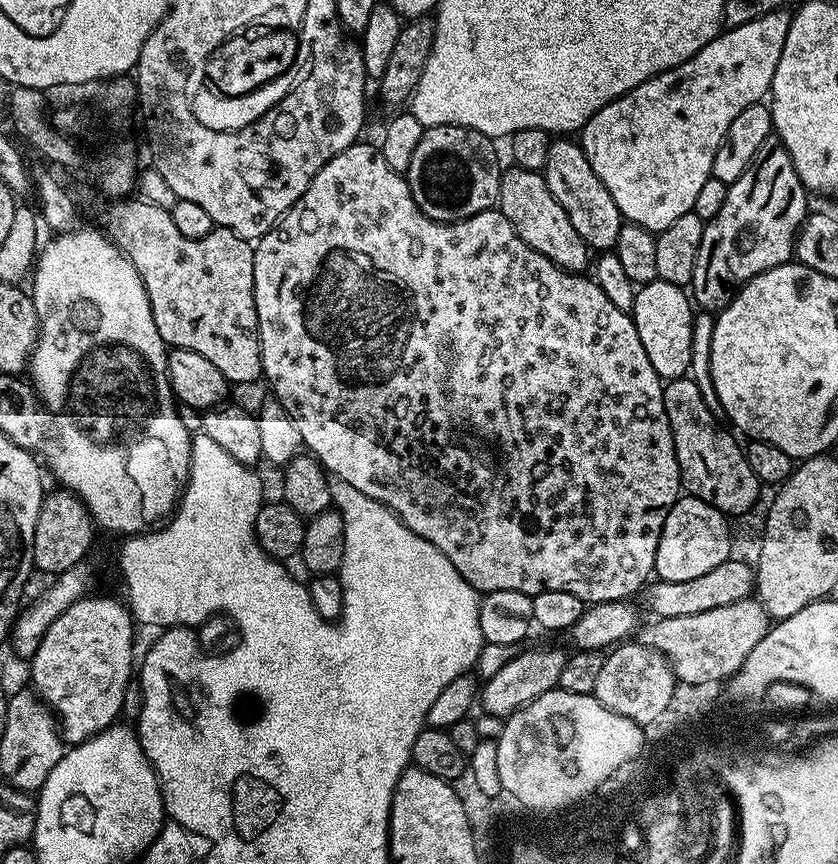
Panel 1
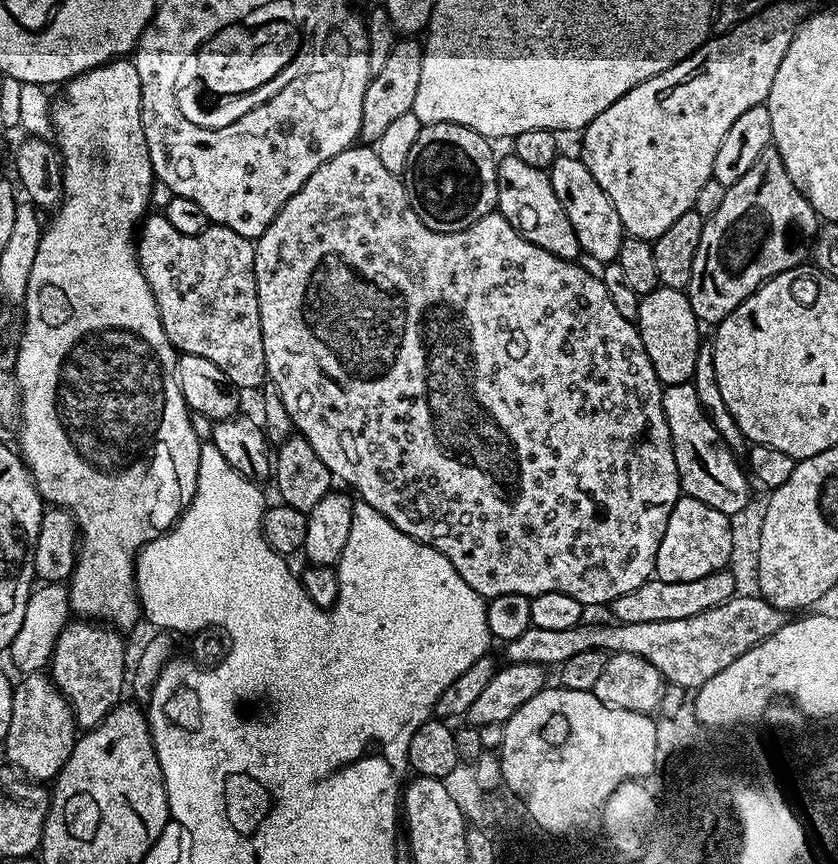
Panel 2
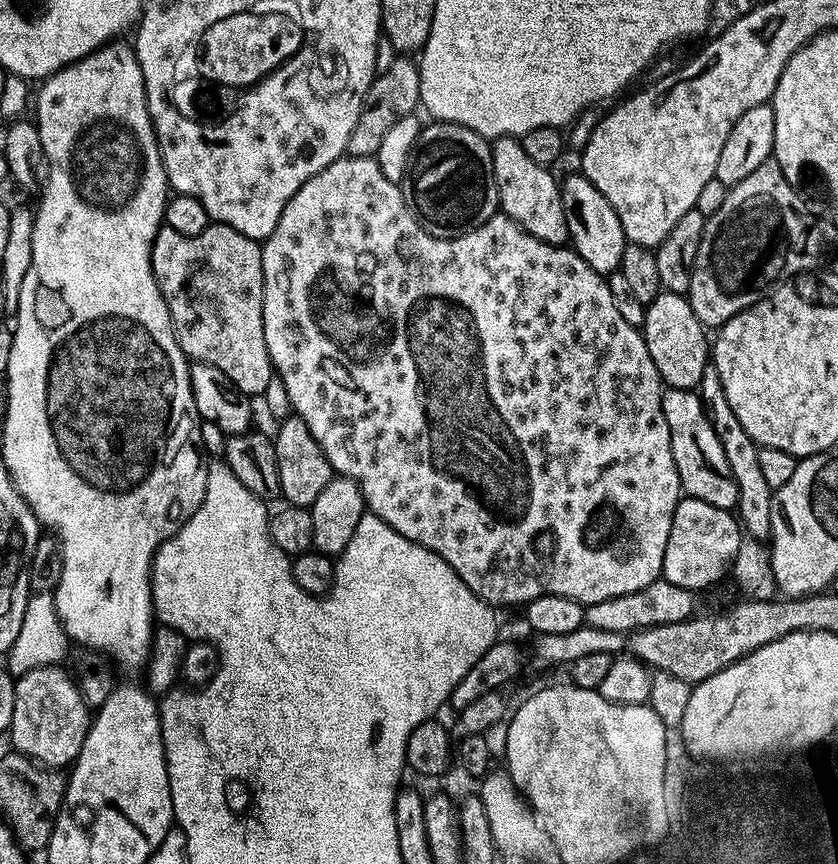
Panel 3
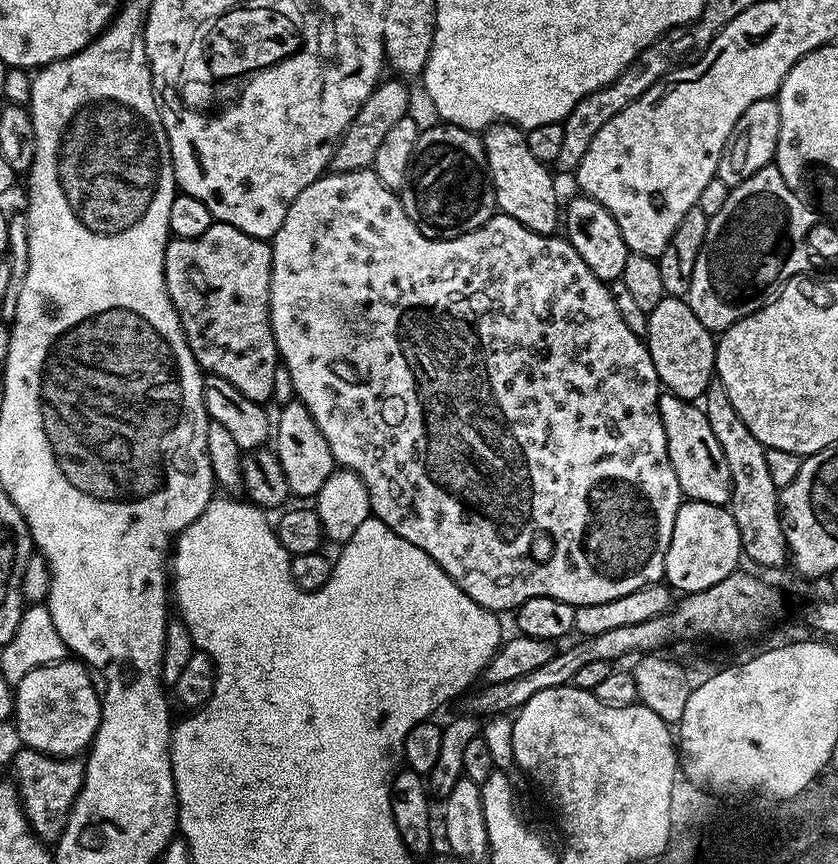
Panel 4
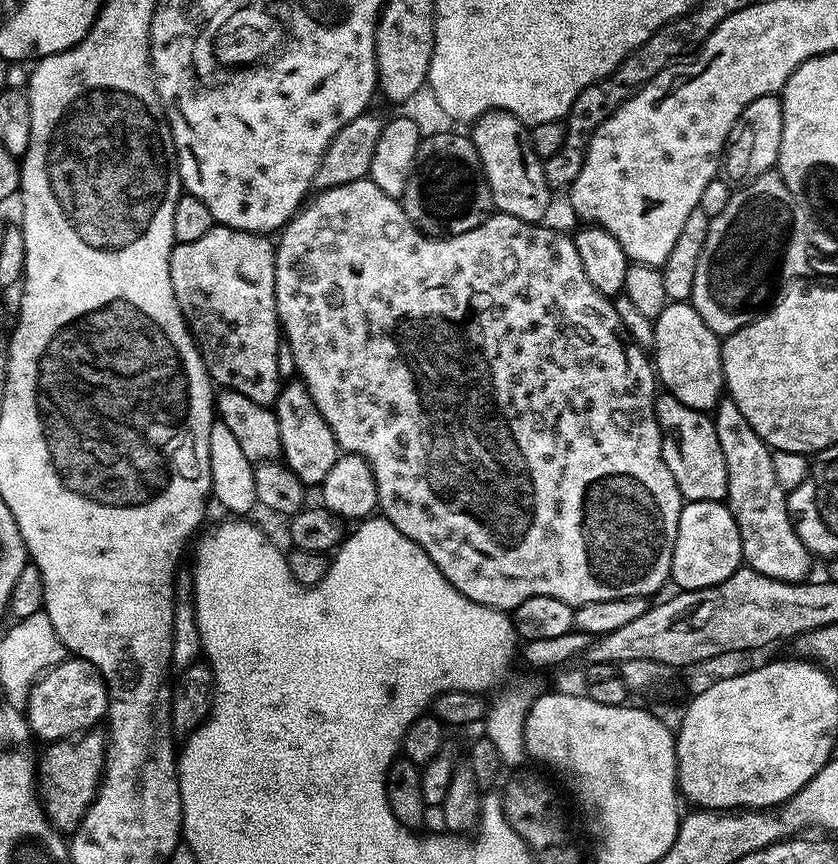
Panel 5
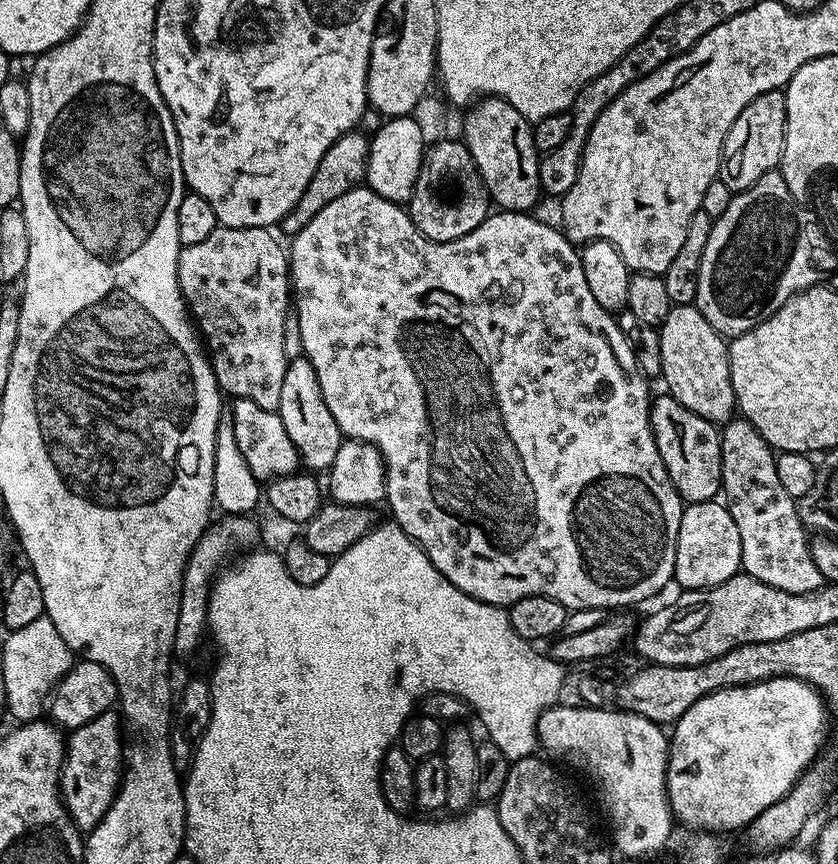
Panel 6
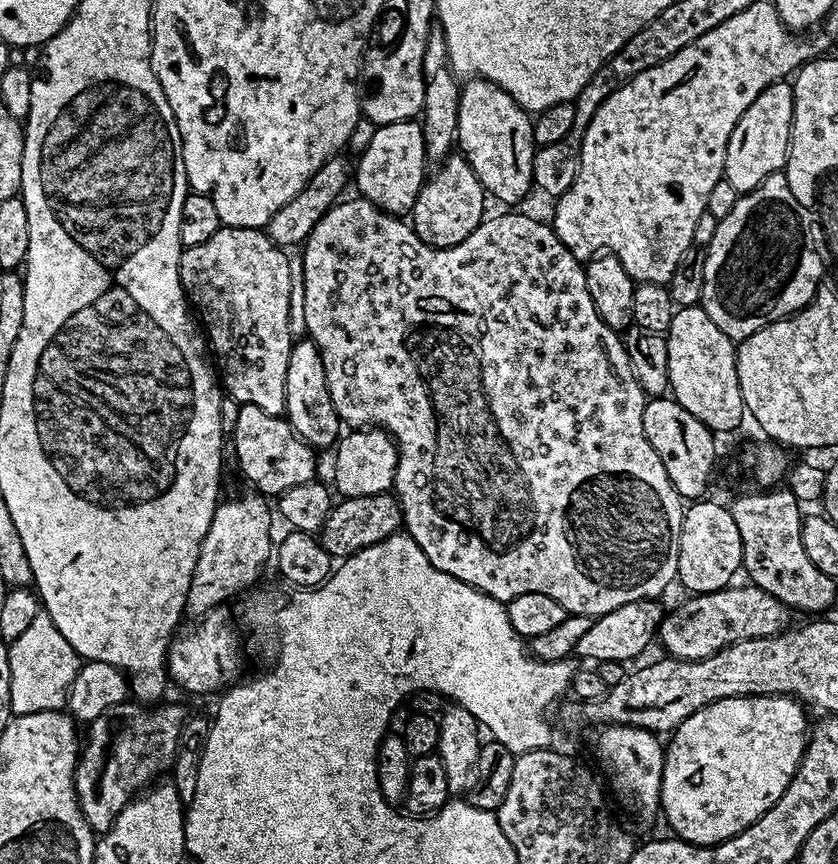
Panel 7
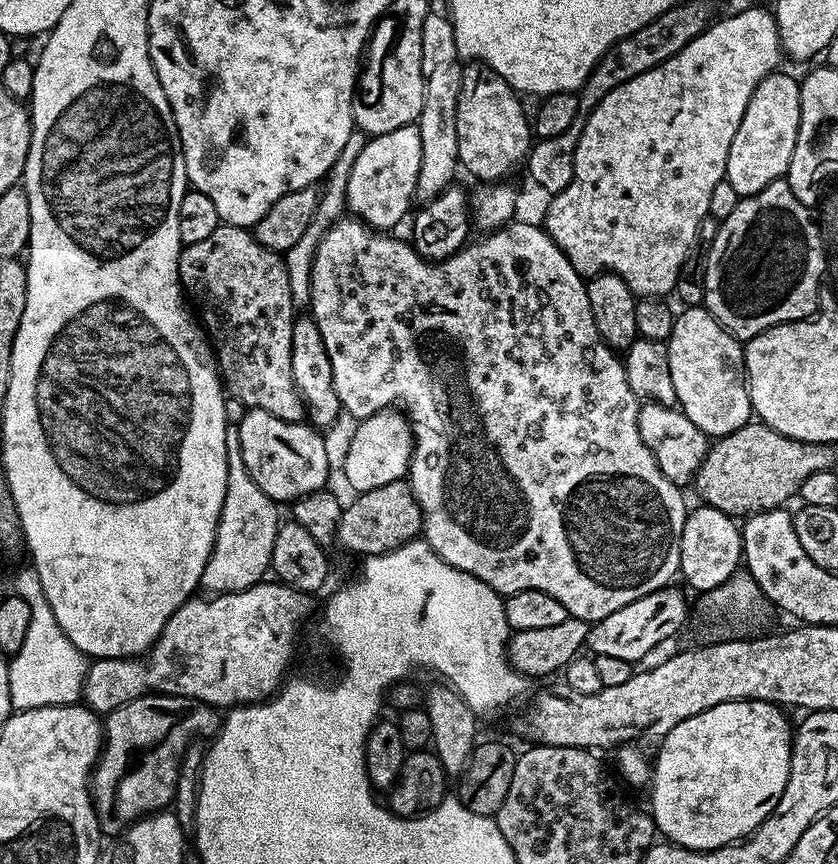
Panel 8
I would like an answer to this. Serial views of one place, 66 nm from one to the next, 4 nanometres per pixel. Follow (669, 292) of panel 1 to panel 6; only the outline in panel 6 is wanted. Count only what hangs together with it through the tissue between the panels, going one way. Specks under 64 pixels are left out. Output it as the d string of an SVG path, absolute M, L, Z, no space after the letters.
M677 304L666 322L658 329L662 350L662 380L668 383L667 395L674 397L686 410L723 426L737 411L736 395L730 378L729 341L702 318L695 304Z

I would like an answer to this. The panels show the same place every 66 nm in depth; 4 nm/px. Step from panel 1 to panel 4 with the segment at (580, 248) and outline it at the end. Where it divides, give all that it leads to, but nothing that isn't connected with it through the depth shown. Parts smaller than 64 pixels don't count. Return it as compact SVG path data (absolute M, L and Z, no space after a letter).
M501 122L483 129L484 153L488 163L488 177L496 187L496 206L503 215L522 222L530 230L543 236L553 235L562 220L562 204L556 201L556 184L549 165L538 162L526 147L525 129Z

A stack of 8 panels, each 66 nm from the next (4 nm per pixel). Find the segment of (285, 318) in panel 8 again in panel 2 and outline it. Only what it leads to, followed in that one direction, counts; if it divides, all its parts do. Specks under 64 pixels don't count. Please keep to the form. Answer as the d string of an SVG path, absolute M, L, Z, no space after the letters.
M163 214L151 216L139 225L136 259L139 260L142 274L154 294L162 330L166 330L166 338L170 338L177 353L214 362L214 366L218 366L218 370L226 374L233 388L259 389L265 383L268 371L266 354L262 350L262 322L254 278L255 243L249 237L221 224L212 224L193 236L178 234L178 230L170 226Z

